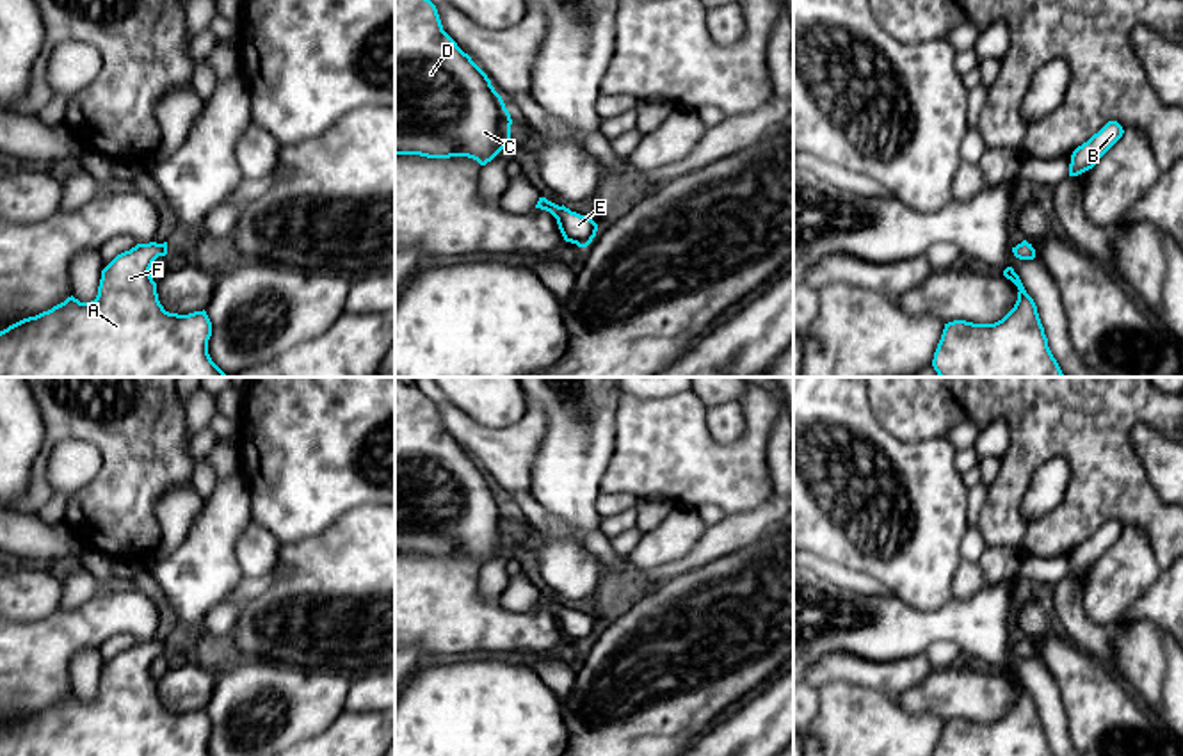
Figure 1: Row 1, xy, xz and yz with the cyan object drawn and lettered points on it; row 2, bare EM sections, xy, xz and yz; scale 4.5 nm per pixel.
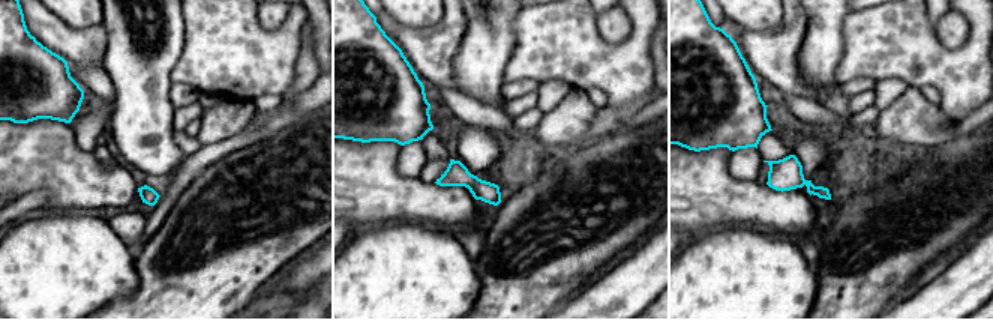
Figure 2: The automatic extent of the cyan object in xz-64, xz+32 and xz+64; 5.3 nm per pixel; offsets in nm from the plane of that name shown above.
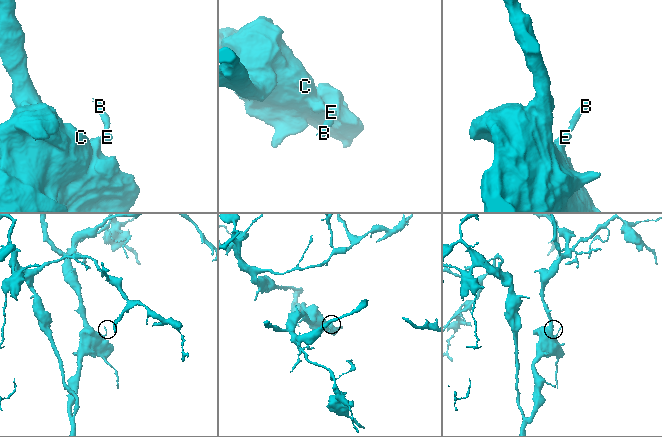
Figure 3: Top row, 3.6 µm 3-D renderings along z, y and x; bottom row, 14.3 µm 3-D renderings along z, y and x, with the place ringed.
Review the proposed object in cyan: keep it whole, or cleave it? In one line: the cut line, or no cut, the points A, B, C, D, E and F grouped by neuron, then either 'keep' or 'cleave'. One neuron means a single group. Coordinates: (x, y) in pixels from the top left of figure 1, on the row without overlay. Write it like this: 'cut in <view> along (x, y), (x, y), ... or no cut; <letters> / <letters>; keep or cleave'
no cut; A B C D E F; keep

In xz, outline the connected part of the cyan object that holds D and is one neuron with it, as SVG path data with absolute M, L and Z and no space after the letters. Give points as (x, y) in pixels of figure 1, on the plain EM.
M395 377L395 553L468 555L491 560L511 539L511 512L487 473L443 429L436 404L413 382Z

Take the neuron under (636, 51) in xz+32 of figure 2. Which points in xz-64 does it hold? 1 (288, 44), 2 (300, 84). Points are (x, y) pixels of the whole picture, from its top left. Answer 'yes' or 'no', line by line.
1: yes
2: no

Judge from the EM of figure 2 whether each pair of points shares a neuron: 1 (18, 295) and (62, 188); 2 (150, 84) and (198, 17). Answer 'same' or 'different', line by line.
1: different
2: different

